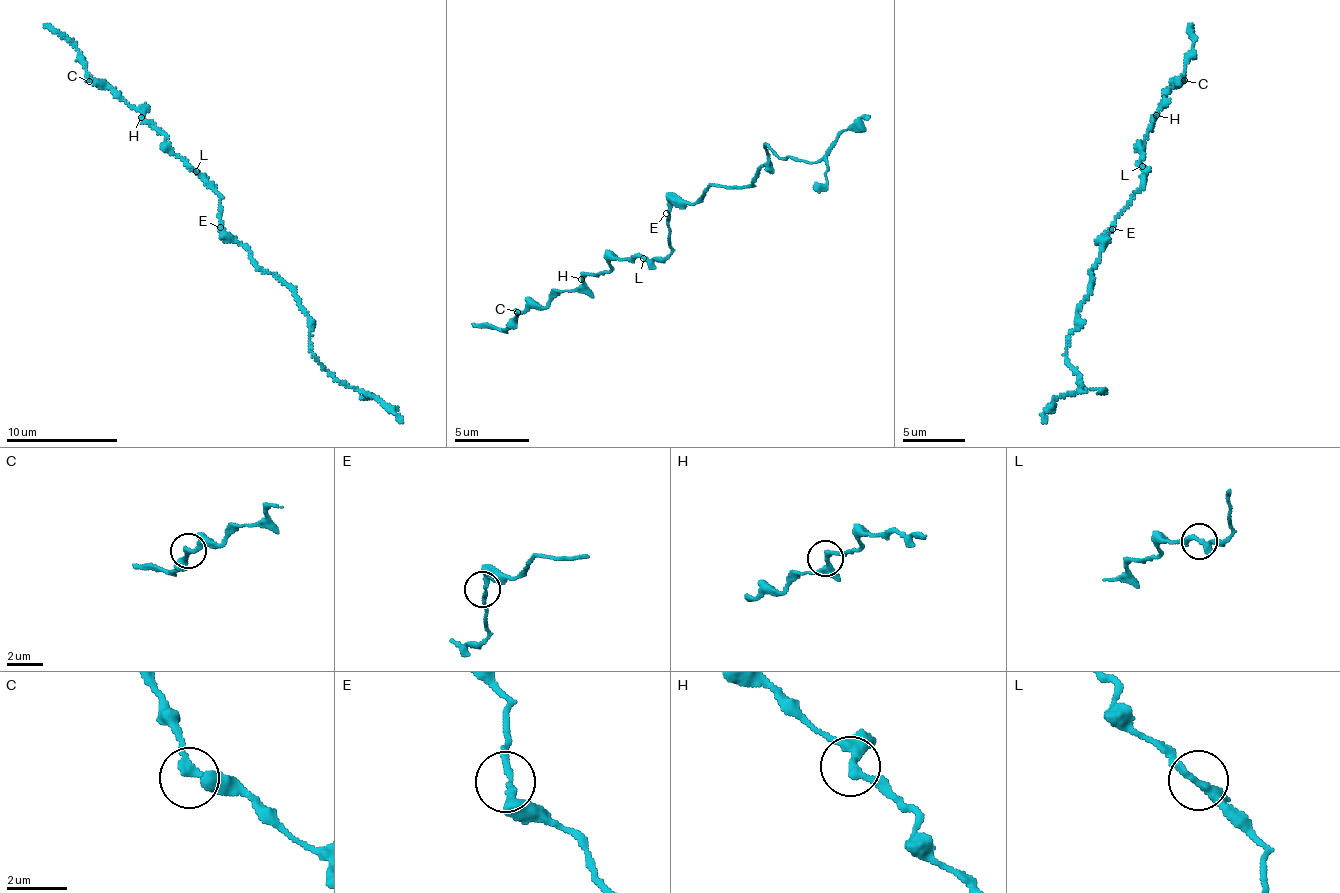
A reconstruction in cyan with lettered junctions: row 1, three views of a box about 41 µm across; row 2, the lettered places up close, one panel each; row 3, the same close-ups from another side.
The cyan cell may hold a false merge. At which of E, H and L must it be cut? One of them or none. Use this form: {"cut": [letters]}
{"cut": []}

